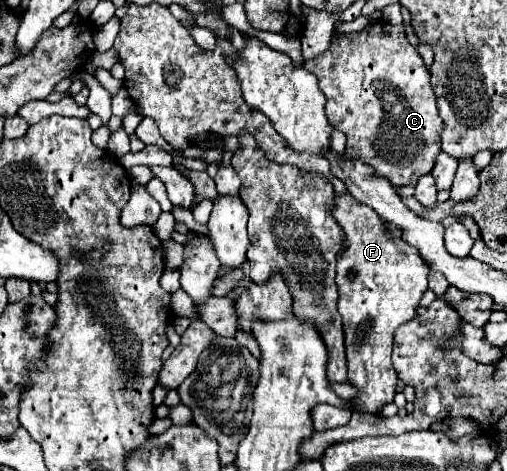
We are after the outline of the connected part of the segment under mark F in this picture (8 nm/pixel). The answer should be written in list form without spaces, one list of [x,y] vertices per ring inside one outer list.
[[[344,195],[342,199],[334,201],[334,217],[338,225],[344,231],[346,249],[338,259],[336,269],[336,285],[340,291],[338,311],[342,315],[344,323],[344,337],[346,337],[346,363],[348,363],[348,381],[352,387],[358,389],[356,397],[350,399],[350,403],[356,403],[356,411],[364,413],[380,413],[386,403],[394,401],[398,373],[392,367],[390,355],[392,355],[392,343],[394,333],[402,323],[408,323],[418,317],[418,307],[424,291],[428,289],[428,267],[416,255],[416,249],[402,239],[392,237],[386,231],[386,223],[372,211],[370,207],[364,207],[352,199],[352,195]]]

